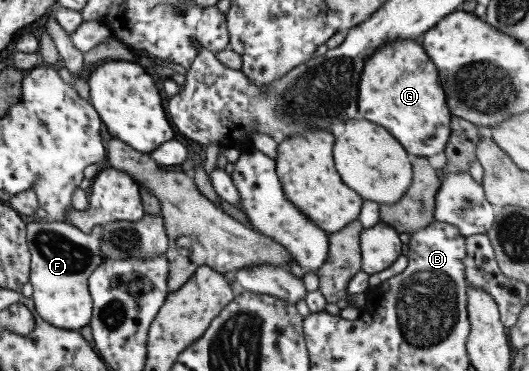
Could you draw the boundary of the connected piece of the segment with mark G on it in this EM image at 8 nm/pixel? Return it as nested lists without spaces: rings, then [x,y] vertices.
[[[411,38],[389,40],[377,47],[364,63],[356,101],[360,117],[387,129],[407,153],[416,157],[427,158],[444,151],[452,114],[437,81],[435,65],[425,55],[423,46]]]

